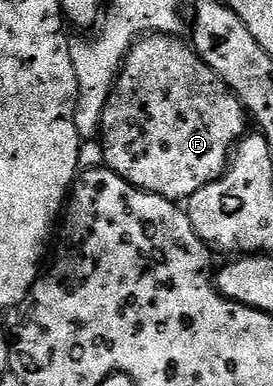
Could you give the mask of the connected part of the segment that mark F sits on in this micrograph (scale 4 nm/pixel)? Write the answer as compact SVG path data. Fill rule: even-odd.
M157 33L142 36L126 54L126 59L122 62L122 70L119 71L118 78L114 81L114 90L110 92L100 120L100 144L102 143L102 155L106 158L103 159L105 166L115 171L120 177L124 177L124 181L128 181L132 186L175 201L185 201L205 183L219 179L228 166L228 160L231 158L234 148L237 147L238 140L248 131L248 127L246 127L248 116L241 101L230 92L228 85L224 85L222 78L199 57L193 46L189 42L181 43L180 40L181 38L172 35Z

